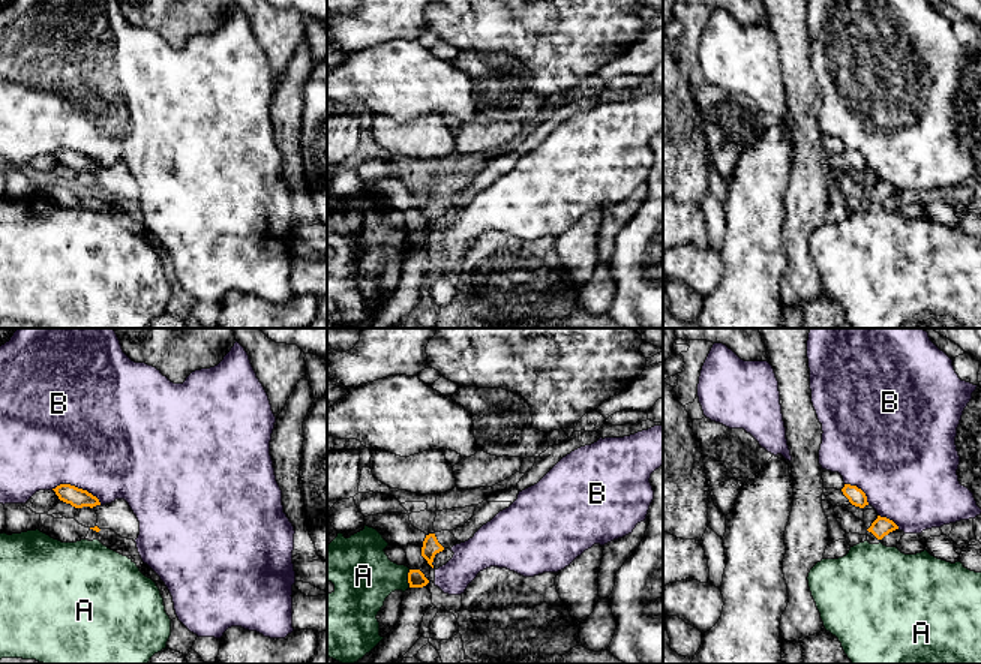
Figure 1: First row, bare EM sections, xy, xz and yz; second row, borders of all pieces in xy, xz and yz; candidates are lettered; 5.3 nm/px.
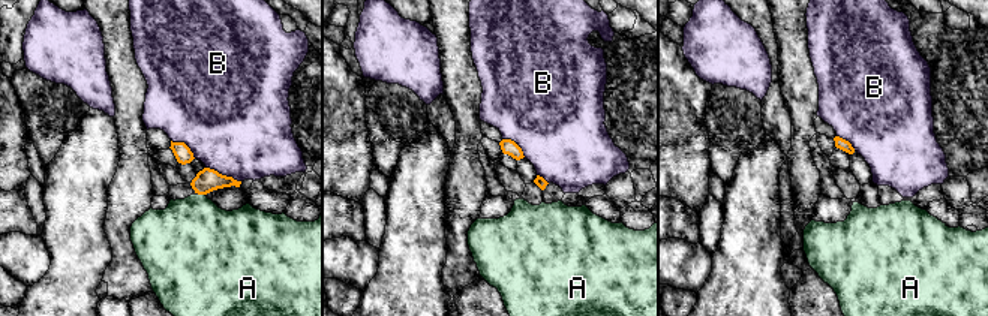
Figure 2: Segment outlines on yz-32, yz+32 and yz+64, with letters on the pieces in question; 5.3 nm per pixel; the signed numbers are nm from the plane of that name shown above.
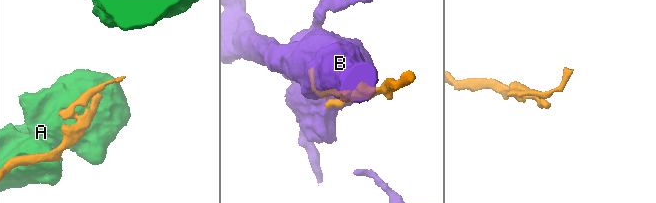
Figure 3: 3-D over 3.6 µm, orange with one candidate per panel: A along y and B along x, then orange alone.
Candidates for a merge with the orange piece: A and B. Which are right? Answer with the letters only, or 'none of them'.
none of them

